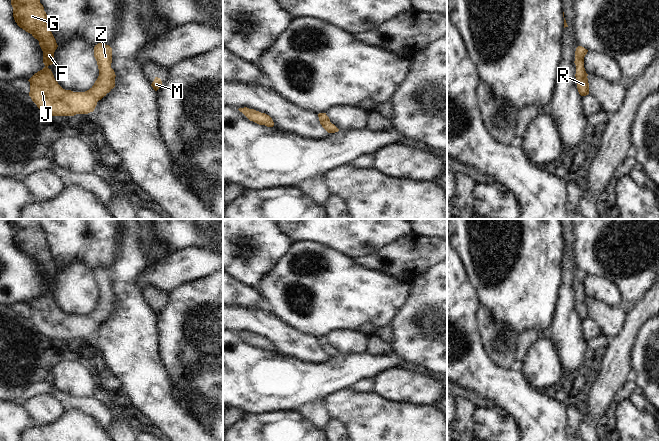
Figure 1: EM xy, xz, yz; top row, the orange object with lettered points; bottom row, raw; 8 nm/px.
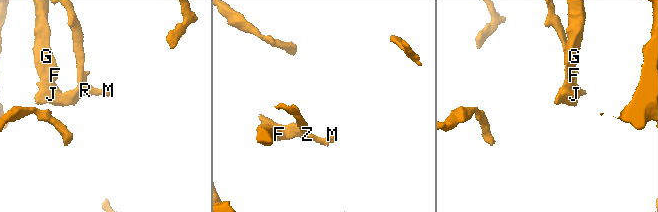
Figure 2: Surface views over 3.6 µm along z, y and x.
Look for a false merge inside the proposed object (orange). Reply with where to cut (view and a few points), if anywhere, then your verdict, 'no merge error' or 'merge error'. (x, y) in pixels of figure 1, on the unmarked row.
no cut; no merge error

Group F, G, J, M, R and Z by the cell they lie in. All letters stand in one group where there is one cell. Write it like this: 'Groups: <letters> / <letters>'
Groups: F G J M R Z

